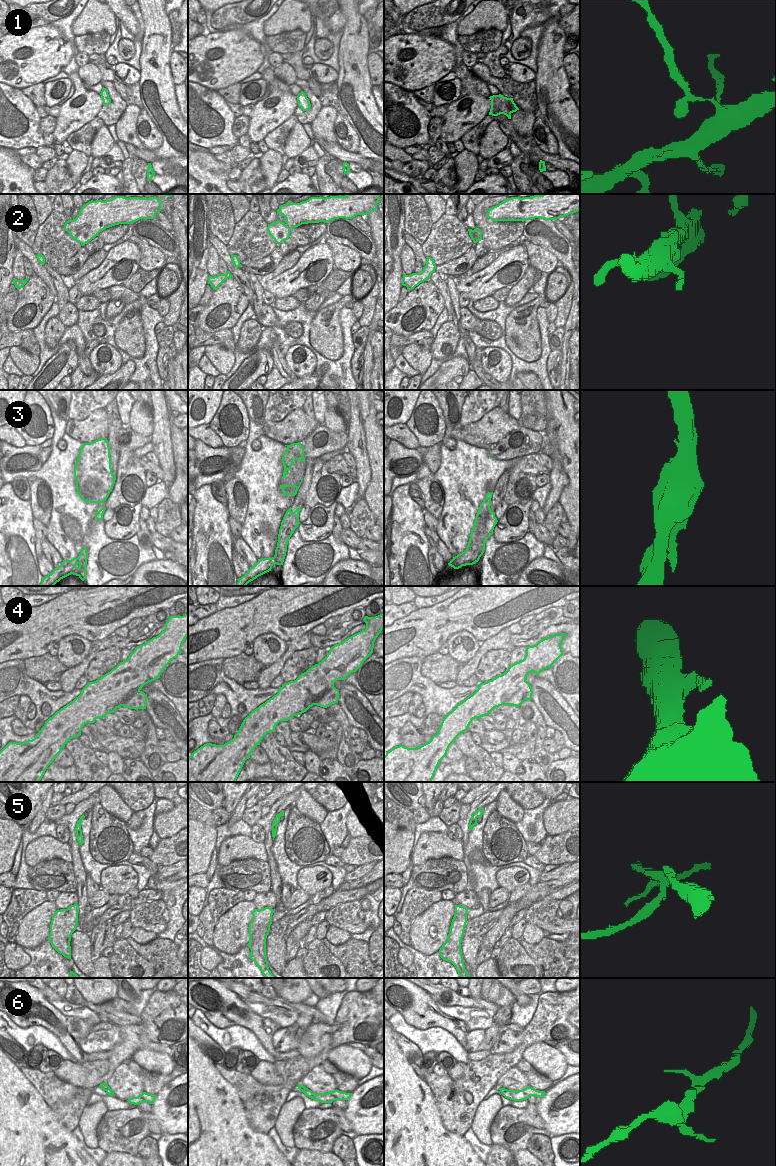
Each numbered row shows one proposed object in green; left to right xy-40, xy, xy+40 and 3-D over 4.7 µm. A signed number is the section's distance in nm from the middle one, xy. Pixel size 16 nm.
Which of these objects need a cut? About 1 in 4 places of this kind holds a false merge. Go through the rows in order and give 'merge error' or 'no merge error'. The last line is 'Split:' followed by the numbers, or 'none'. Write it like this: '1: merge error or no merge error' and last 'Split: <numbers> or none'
1: merge error
2: no merge error
3: no merge error
4: merge error
5: merge error
6: no merge error
Split: 1, 4, 5

